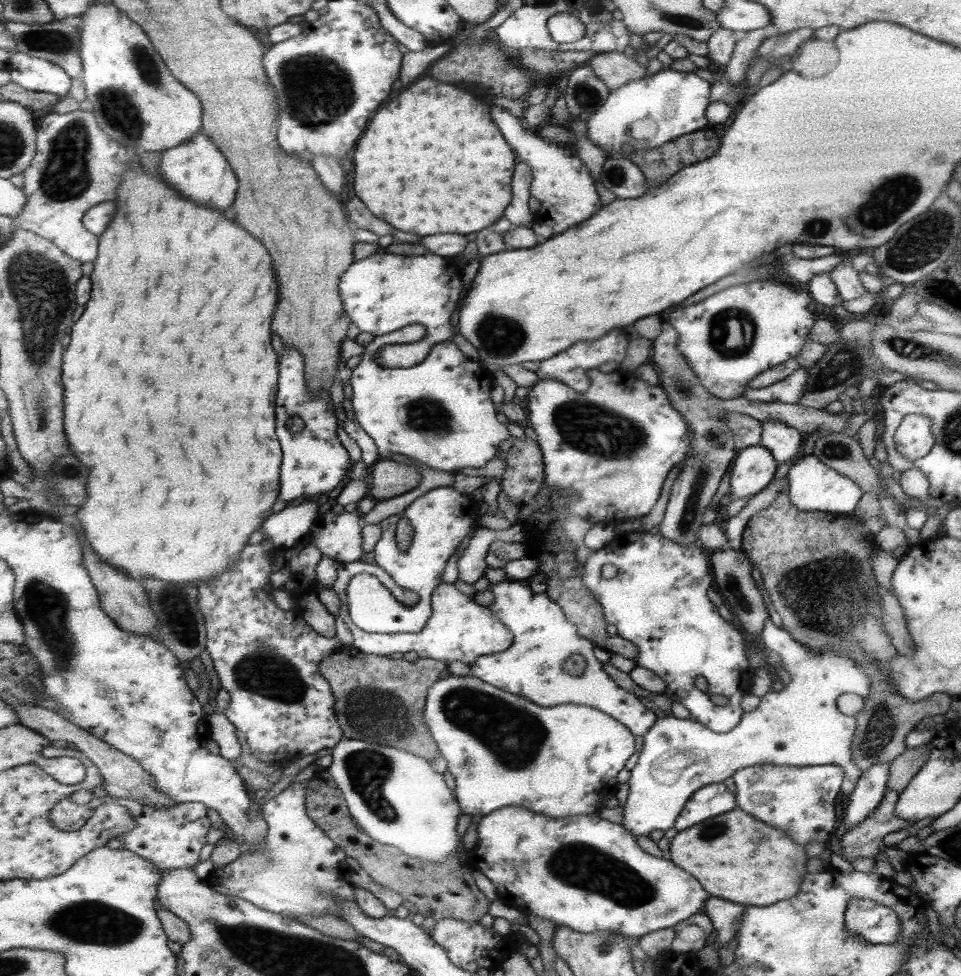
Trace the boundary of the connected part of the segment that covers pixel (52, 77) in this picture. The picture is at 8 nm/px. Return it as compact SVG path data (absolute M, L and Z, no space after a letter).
M18 51L13 56L12 65L12 80L28 90L65 97L74 86L73 76L54 61Z

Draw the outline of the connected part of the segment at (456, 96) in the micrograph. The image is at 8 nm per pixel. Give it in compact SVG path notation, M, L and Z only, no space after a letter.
M424 78L416 82L398 100L392 100L386 108L382 108L382 112L374 118L372 130L382 132L366 132L362 144L358 144L358 178L354 182L354 190L378 218L392 222L396 228L404 232L420 232L422 236L450 232L472 234L496 224L512 204L518 154L494 122L492 108L454 84L440 82L438 78Z

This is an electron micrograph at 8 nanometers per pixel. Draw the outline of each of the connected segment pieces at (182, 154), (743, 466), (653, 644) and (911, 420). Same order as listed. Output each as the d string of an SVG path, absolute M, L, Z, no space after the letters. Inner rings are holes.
M202 132L182 146L163 151L161 162L162 176L166 176L166 180L170 180L170 184L174 184L178 192L182 192L182 196L190 196L190 200L194 198L198 200L198 204L206 202L222 212L228 212L234 206L240 190L240 180L225 152L222 152L210 134Z
M762 445L739 449L731 469L730 496L732 500L748 498L764 490L774 478L778 463L772 452Z
M636 530L634 532L618 534L606 548L595 551L586 562L586 584L593 590L594 596L602 602L606 620L617 626L619 634L631 640L640 647L642 656L640 665L656 671L666 679L668 695L674 702L686 706L694 718L706 728L714 732L725 733L732 731L741 722L744 710L741 708L742 698L751 692L751 684L755 672L748 670L748 662L744 656L744 638L732 628L712 606L706 596L706 590L712 584L708 560L698 544L684 545L661 532L653 534L650 531ZM614 564L617 575L613 578L604 578L604 566ZM696 676L704 676L708 683L708 691L704 692L695 685ZM710 696L724 696L728 702L723 706L715 704Z
M914 414L902 418L895 440L896 450L902 454L902 458L910 461L926 456L936 443L928 416Z

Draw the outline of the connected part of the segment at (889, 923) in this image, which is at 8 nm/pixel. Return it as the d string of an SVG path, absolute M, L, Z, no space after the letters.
M852 897L846 907L844 925L850 933L862 935L871 944L893 944L898 940L900 917L890 907Z

